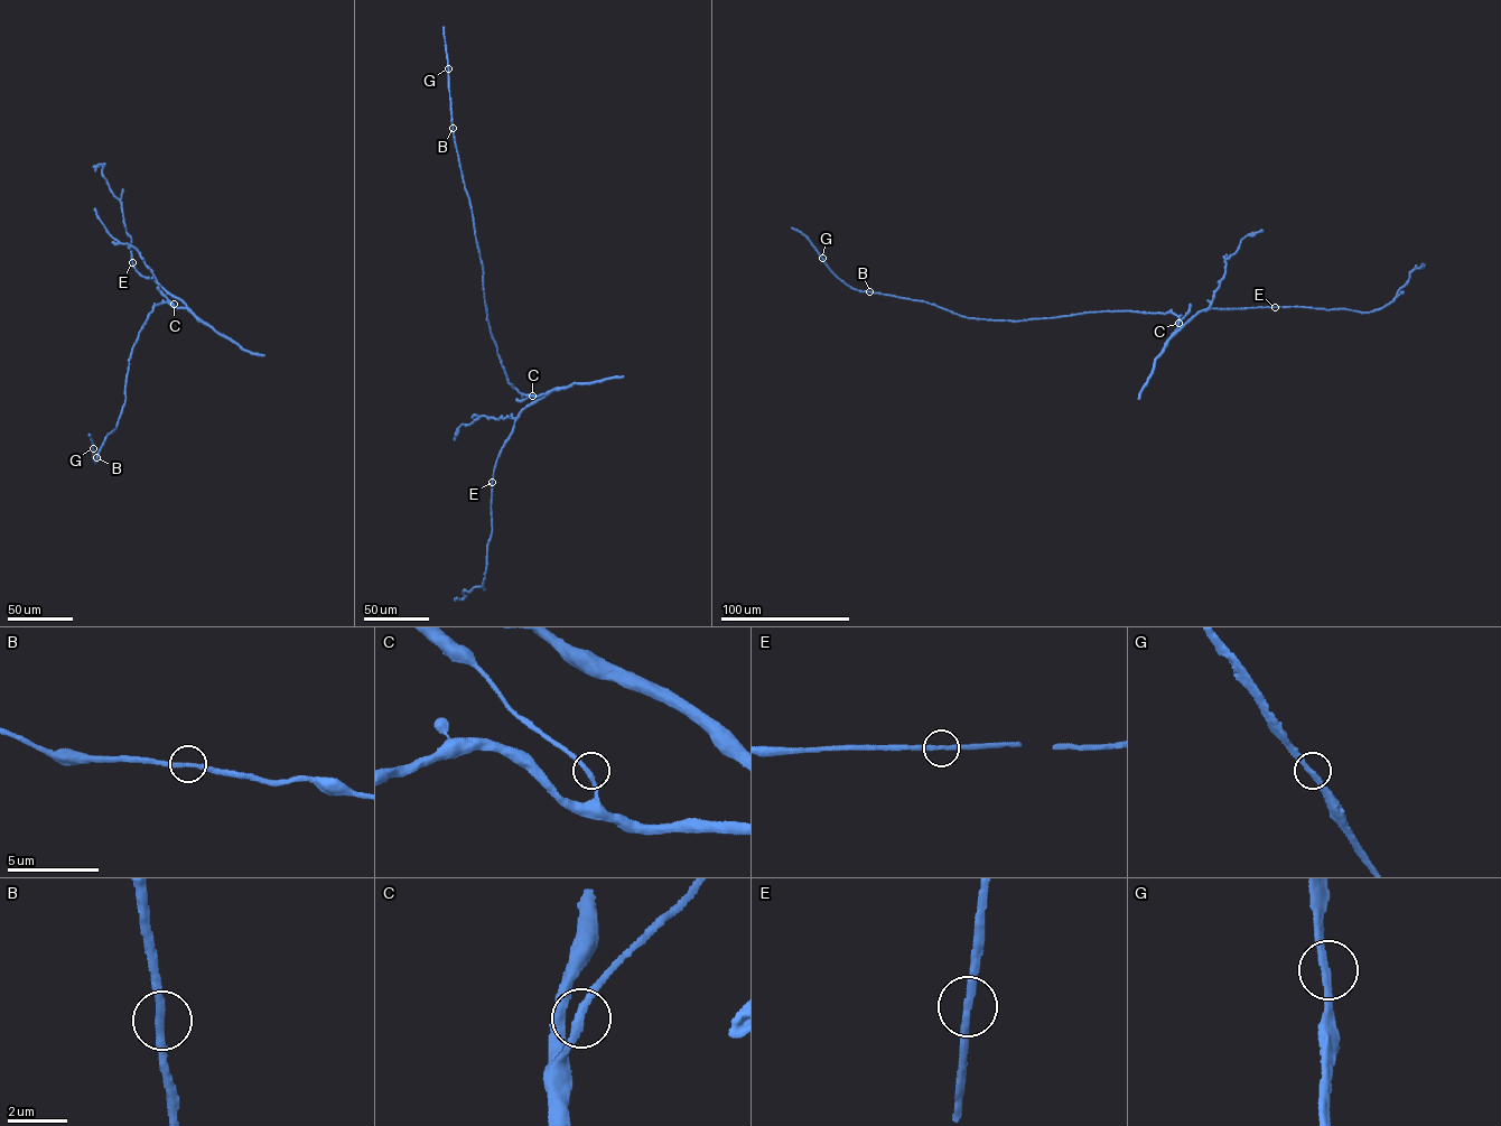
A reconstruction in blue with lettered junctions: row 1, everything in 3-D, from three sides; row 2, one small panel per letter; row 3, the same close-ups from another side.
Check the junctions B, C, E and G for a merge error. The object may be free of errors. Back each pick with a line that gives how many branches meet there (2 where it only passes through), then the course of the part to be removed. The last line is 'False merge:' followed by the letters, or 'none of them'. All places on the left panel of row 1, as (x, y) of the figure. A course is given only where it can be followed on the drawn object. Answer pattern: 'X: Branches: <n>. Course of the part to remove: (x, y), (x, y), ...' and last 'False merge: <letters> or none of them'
False merge: none of them

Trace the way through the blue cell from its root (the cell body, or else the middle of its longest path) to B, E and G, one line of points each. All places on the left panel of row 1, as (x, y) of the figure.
B: (140, 331), (129, 361), (124, 405), (117, 428), (106, 436), (96, 457)
E: (140, 331), (155, 306), (165, 303), (177, 308), (186, 306), (154, 279), (141, 276), (132, 262)
G: (140, 331), (129, 361), (124, 405), (117, 428), (106, 436), (95, 464), (93, 448)

